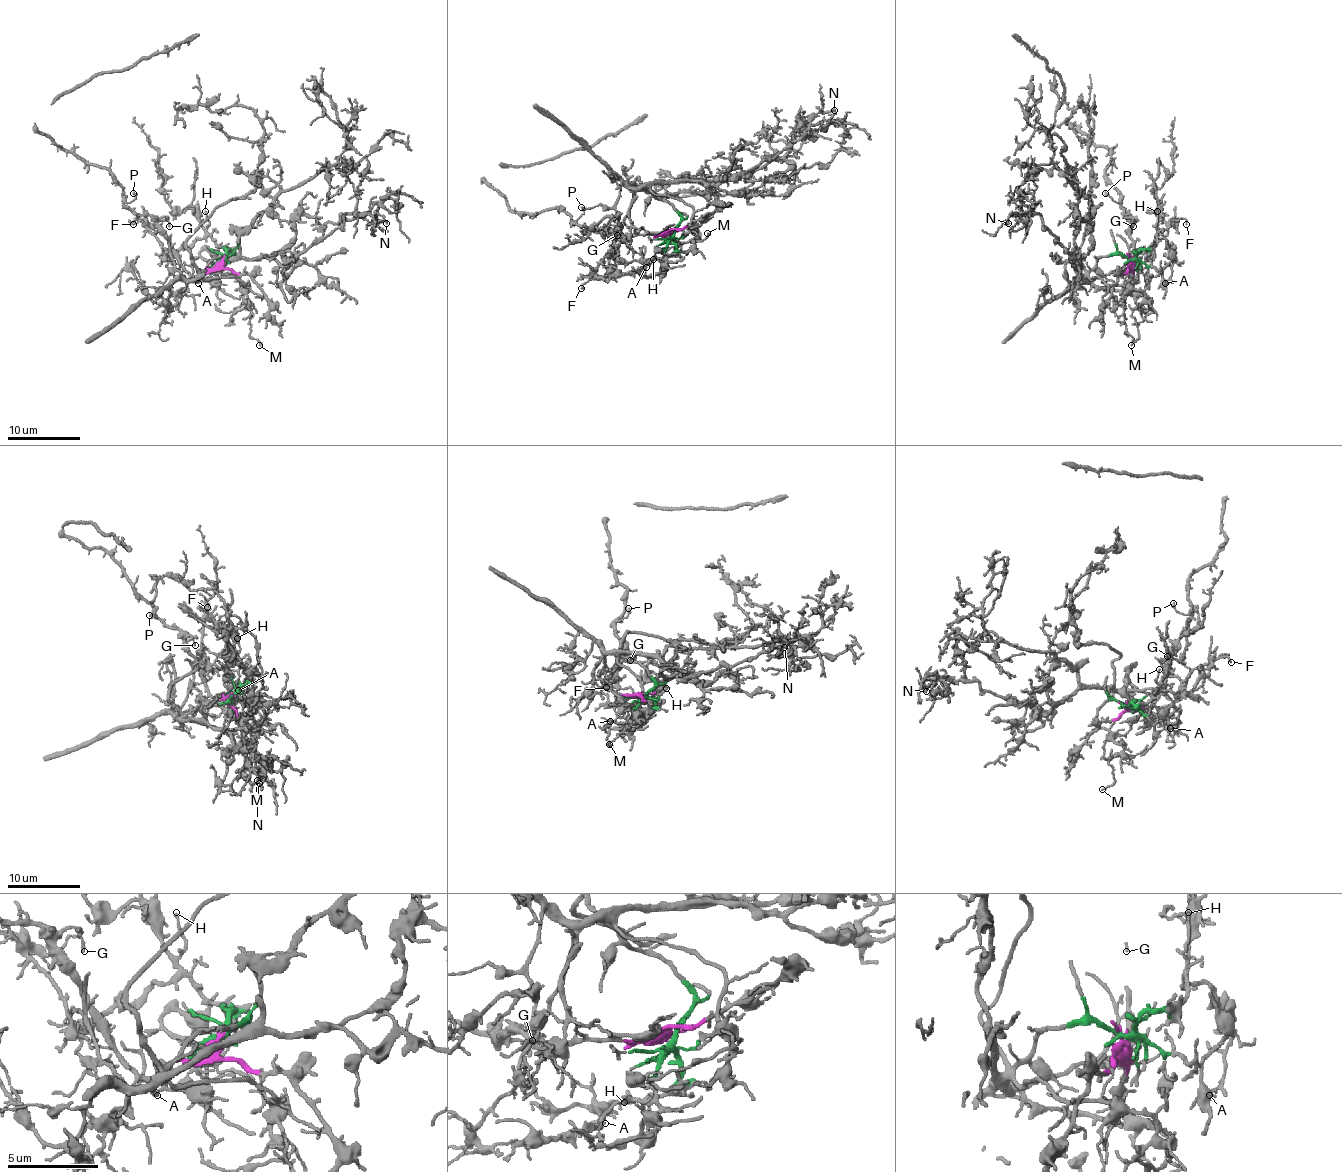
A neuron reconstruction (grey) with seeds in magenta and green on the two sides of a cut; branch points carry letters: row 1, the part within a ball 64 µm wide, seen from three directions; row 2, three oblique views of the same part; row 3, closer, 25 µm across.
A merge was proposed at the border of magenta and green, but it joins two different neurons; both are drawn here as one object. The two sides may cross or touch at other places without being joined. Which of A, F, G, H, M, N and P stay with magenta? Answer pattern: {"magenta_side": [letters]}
{"magenta_side": ["G", "P"]}

